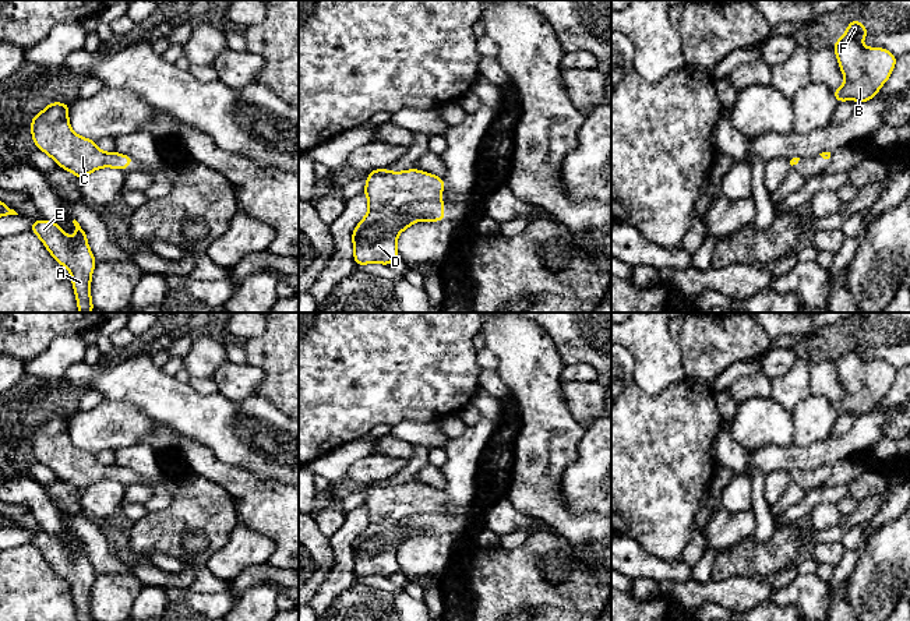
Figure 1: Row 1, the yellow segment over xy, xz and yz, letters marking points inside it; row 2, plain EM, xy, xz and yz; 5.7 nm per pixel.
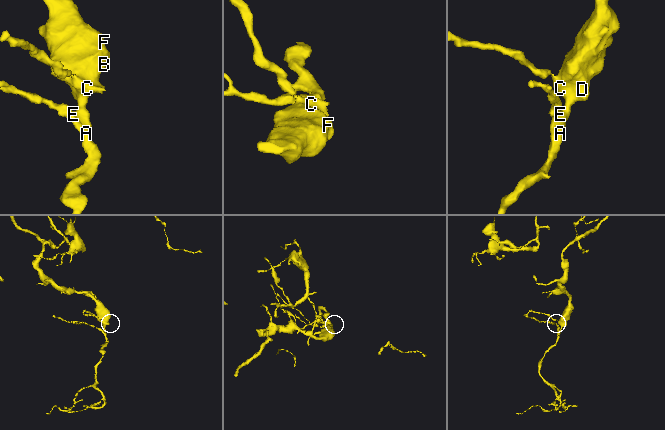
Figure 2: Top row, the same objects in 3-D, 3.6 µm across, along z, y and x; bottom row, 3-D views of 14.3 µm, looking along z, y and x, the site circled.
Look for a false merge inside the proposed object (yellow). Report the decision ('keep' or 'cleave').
keep

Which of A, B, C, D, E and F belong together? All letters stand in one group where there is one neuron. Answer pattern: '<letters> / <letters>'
A B C D E F

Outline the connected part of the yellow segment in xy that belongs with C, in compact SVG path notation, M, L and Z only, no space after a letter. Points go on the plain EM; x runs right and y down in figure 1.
M52 414L32 430L31 445L35 459L47 466L59 480L84 491L100 480L114 480L126 486L134 472L119 465L103 465L94 452L75 447L68 434L68 417Z

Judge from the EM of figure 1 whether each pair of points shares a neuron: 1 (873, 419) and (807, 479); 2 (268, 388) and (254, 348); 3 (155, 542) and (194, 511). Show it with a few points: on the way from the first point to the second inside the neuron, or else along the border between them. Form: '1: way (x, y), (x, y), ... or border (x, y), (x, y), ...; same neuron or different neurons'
1: border (818, 466), (810, 470), (800, 470); different neurons
2: way (270, 378), (270, 366), (261, 357); same neuron
3: way (165, 532), (175, 530), (184, 521); same neuron

